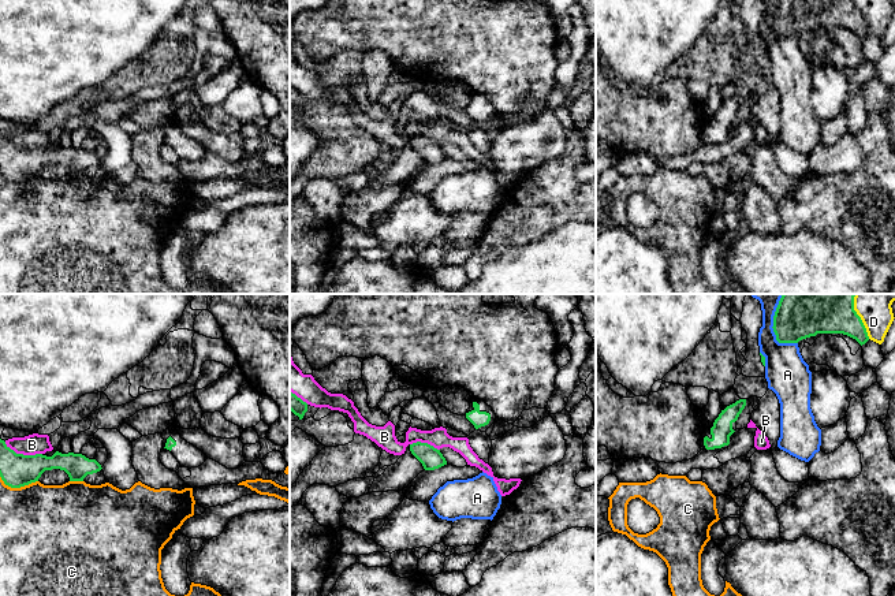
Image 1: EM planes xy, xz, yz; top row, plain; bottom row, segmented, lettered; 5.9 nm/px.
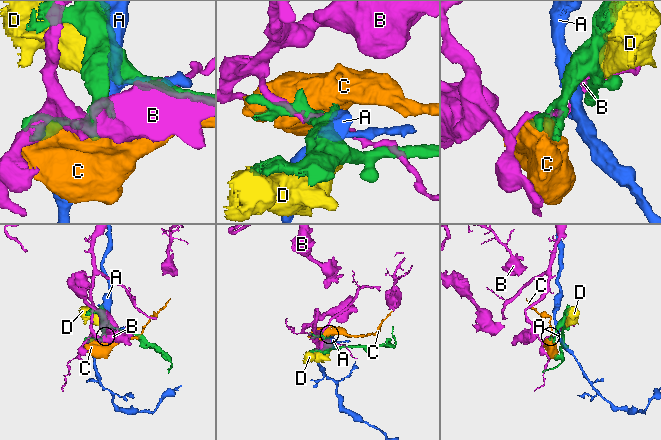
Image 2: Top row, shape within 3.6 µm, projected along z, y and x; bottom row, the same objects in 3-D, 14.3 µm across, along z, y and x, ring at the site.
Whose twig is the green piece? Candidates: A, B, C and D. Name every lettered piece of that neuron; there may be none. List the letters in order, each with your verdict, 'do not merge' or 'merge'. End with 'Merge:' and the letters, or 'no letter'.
A: do not merge
B: do not merge
C: do not merge
D: do not merge
Merge: no letter

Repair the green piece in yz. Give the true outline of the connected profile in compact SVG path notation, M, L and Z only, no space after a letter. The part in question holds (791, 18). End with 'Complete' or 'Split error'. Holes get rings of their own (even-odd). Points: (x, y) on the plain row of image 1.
M777 0L772 22L779 37L798 37L817 27L843 27L861 40L869 34L854 0Z. Complete

